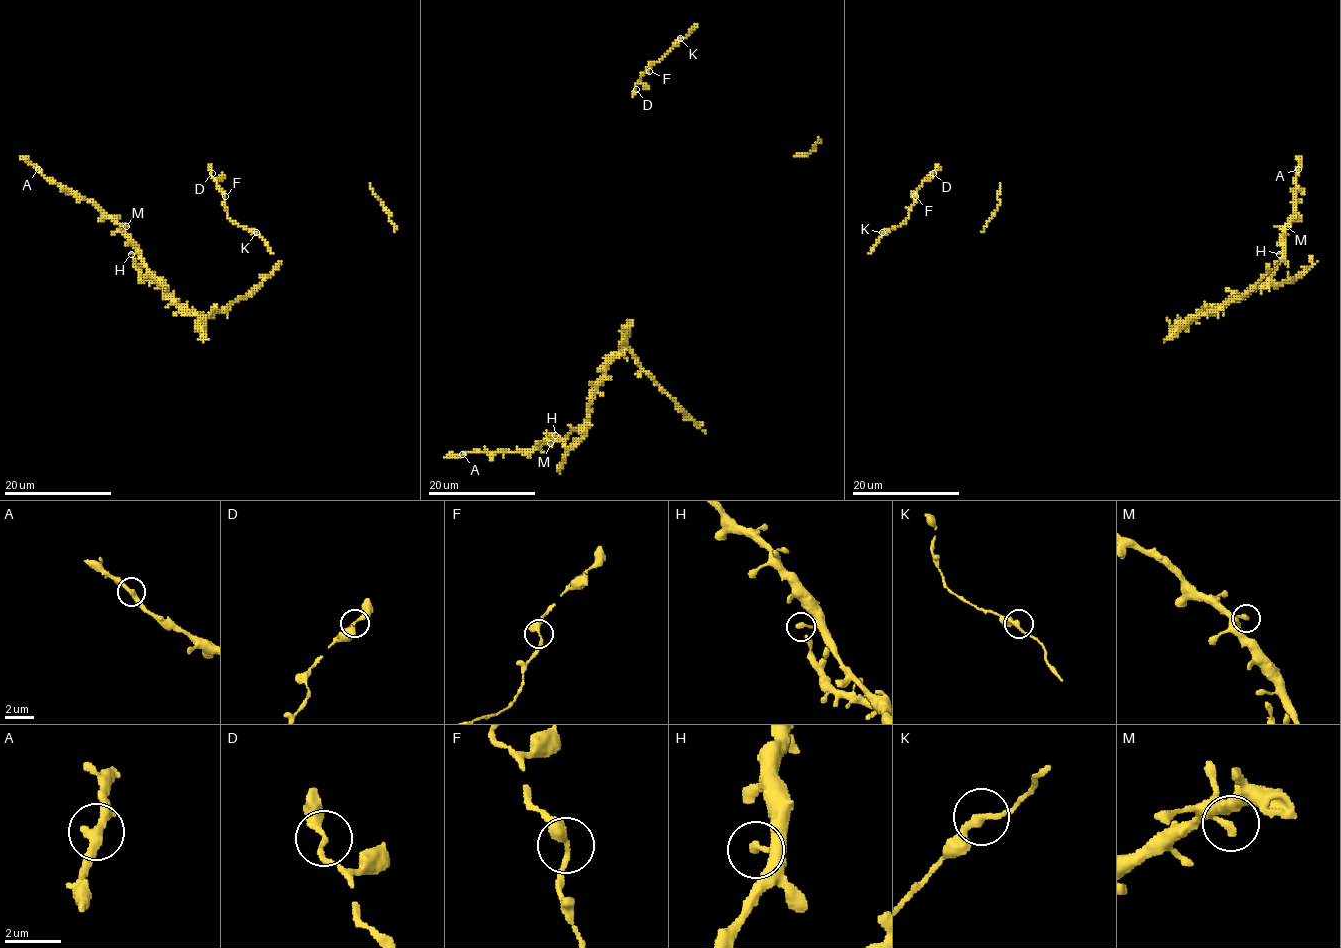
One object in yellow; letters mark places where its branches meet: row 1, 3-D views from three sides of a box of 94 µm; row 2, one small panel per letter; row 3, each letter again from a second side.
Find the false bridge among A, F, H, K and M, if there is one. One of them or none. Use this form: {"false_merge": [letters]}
{"false_merge": []}

